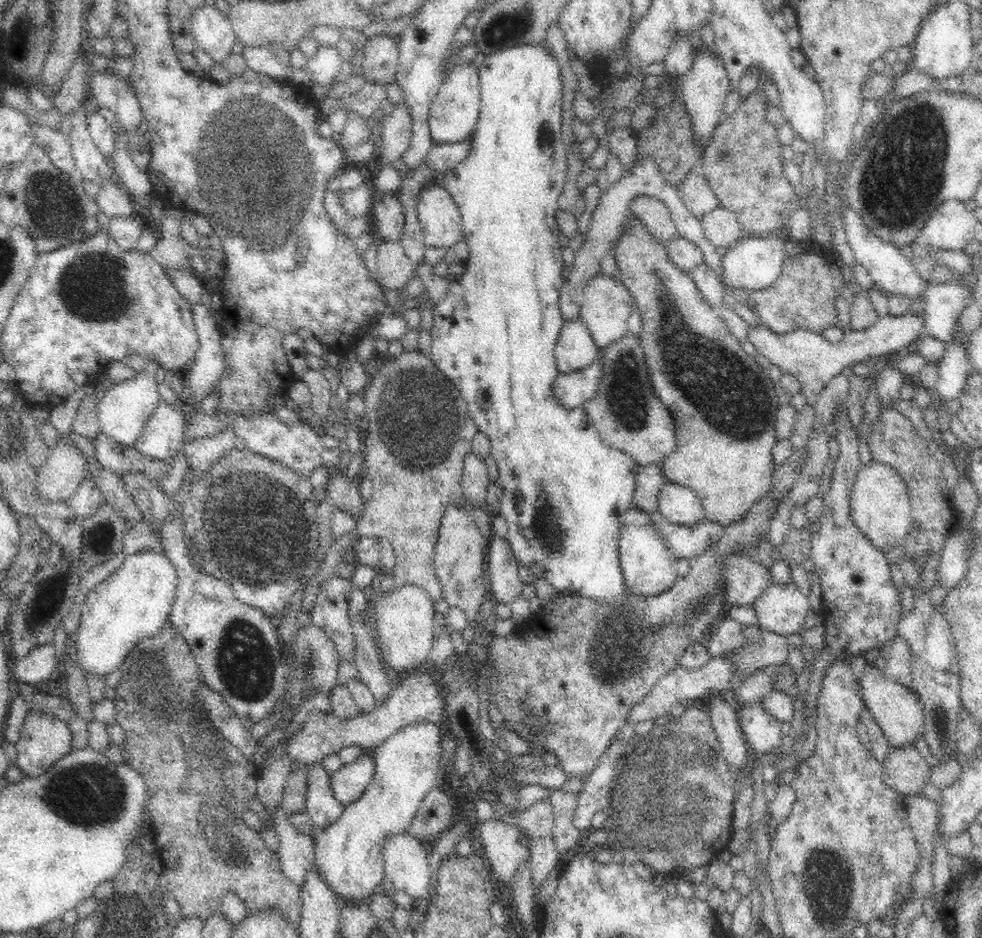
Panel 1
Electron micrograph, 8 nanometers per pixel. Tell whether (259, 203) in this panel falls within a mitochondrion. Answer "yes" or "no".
yes

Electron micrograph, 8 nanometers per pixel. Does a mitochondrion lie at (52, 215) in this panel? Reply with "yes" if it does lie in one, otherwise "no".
yes

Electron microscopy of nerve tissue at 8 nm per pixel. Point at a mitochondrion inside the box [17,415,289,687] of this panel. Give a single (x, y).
(48, 602)

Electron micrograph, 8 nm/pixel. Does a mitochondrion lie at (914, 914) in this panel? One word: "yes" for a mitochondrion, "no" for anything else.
no

